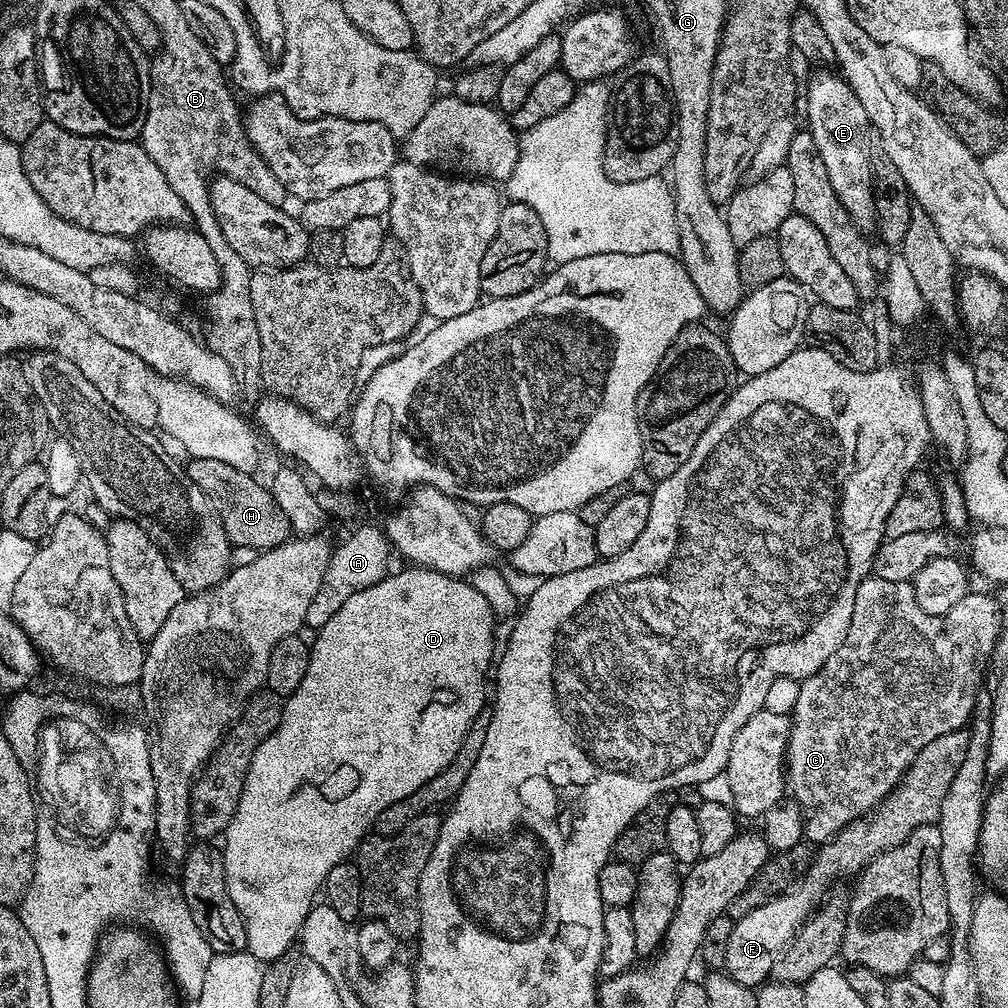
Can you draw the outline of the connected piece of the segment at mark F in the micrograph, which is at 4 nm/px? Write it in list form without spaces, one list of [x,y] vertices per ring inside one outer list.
[[[967,731],[951,732],[934,738],[934,742],[928,743],[918,753],[918,758],[914,758],[906,774],[896,783],[895,790],[887,798],[867,816],[845,826],[833,840],[819,845],[805,876],[801,876],[787,892],[758,906],[758,910],[750,910],[746,918],[735,921],[730,942],[726,946],[724,968],[727,975],[733,976],[738,983],[750,989],[763,985],[771,977],[772,968],[788,949],[790,941],[829,895],[828,887],[831,884],[859,877],[875,856],[898,846],[918,826],[937,823],[942,810],[942,798],[946,798],[946,790],[950,790],[950,782],[954,782],[958,766],[966,762],[967,749]]]

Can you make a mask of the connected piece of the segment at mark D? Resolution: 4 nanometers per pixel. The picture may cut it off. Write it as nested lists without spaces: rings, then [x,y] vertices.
[[[408,566],[405,572],[395,572],[385,576],[382,582],[366,586],[366,590],[358,590],[358,594],[346,598],[330,622],[326,622],[326,626],[315,633],[316,641],[313,639],[310,644],[312,657],[310,666],[306,666],[306,678],[302,678],[302,686],[298,686],[294,695],[284,700],[282,722],[274,734],[270,734],[270,738],[266,738],[262,746],[254,750],[254,758],[242,786],[242,798],[238,798],[238,810],[234,810],[234,818],[230,818],[230,826],[224,831],[222,851],[226,866],[226,886],[230,890],[230,898],[234,898],[234,906],[238,906],[244,919],[248,939],[246,950],[261,962],[277,960],[289,952],[292,943],[297,943],[303,920],[321,895],[326,874],[330,874],[334,866],[345,863],[355,853],[360,847],[360,841],[373,831],[378,814],[382,814],[386,806],[402,802],[402,798],[410,798],[418,786],[430,782],[434,774],[442,774],[442,770],[454,762],[454,754],[458,754],[474,718],[486,706],[484,675],[487,672],[489,675],[494,664],[492,635],[498,624],[490,602],[478,594],[471,582],[458,576],[447,576],[432,568],[419,566]]]

